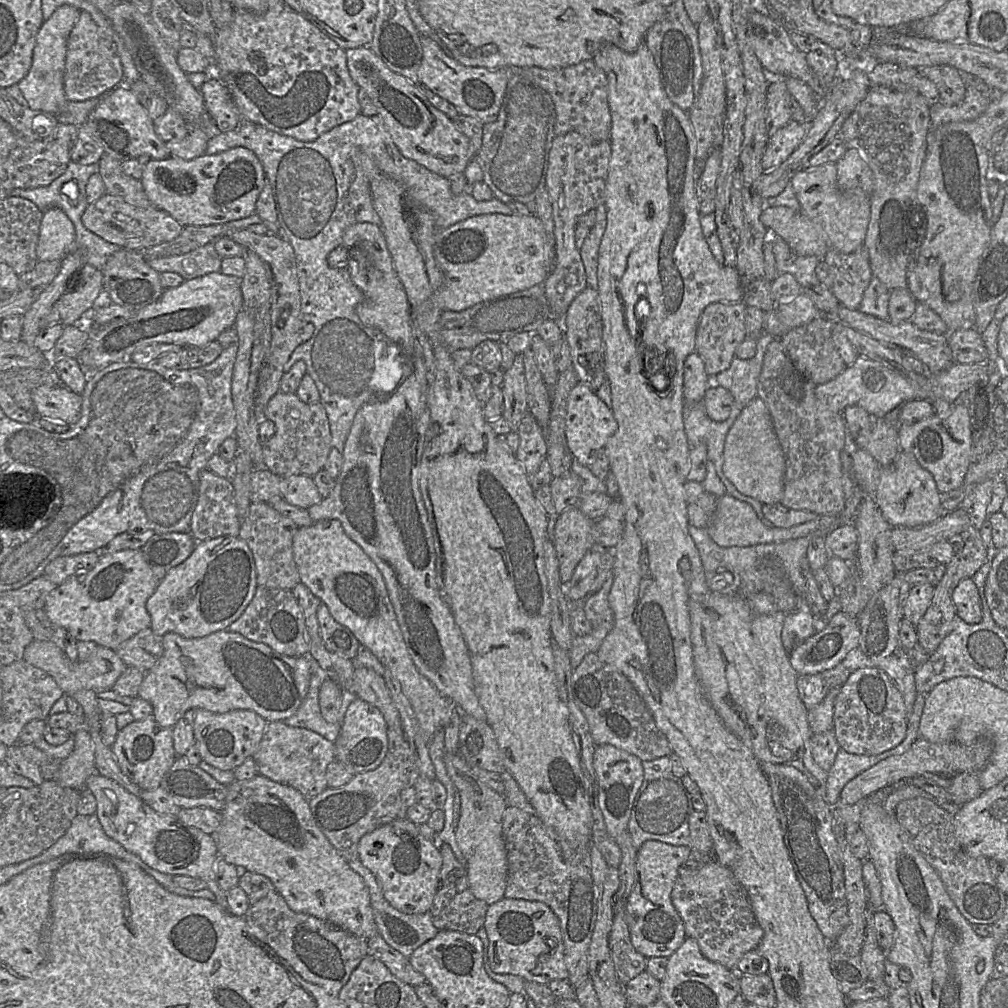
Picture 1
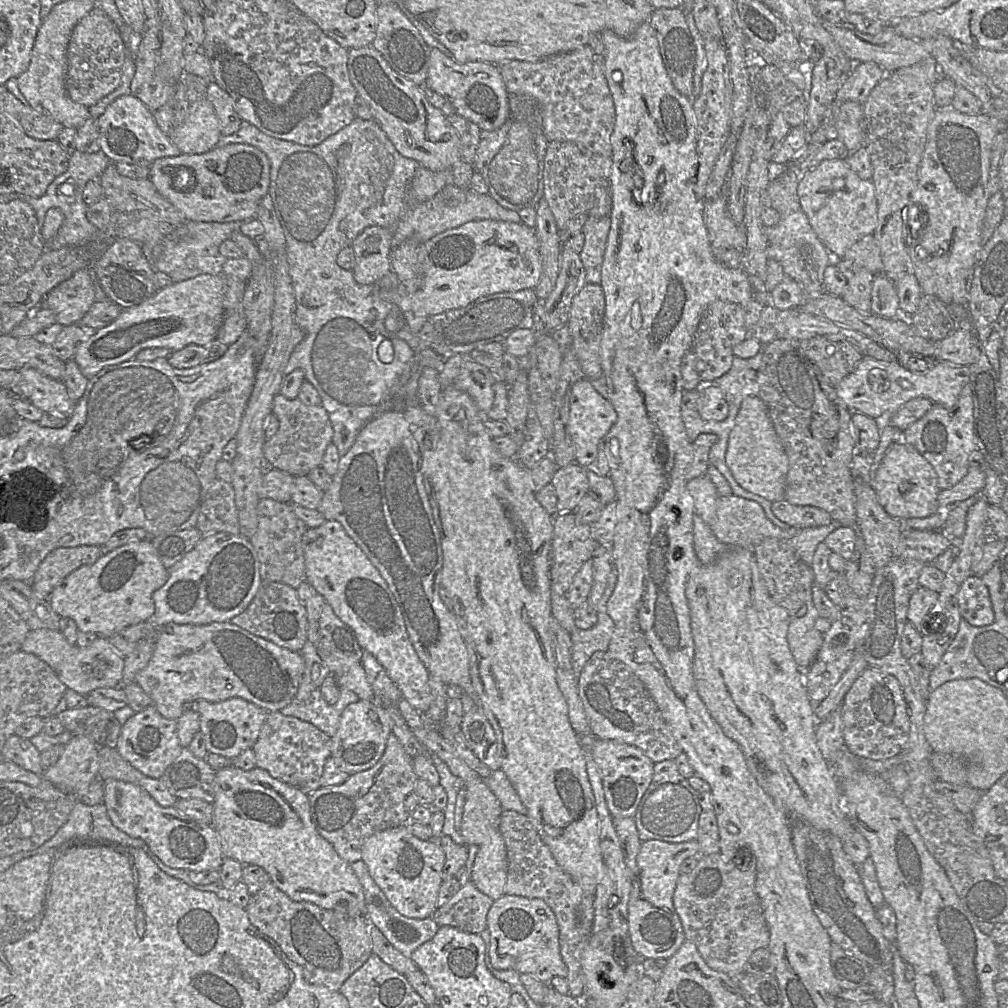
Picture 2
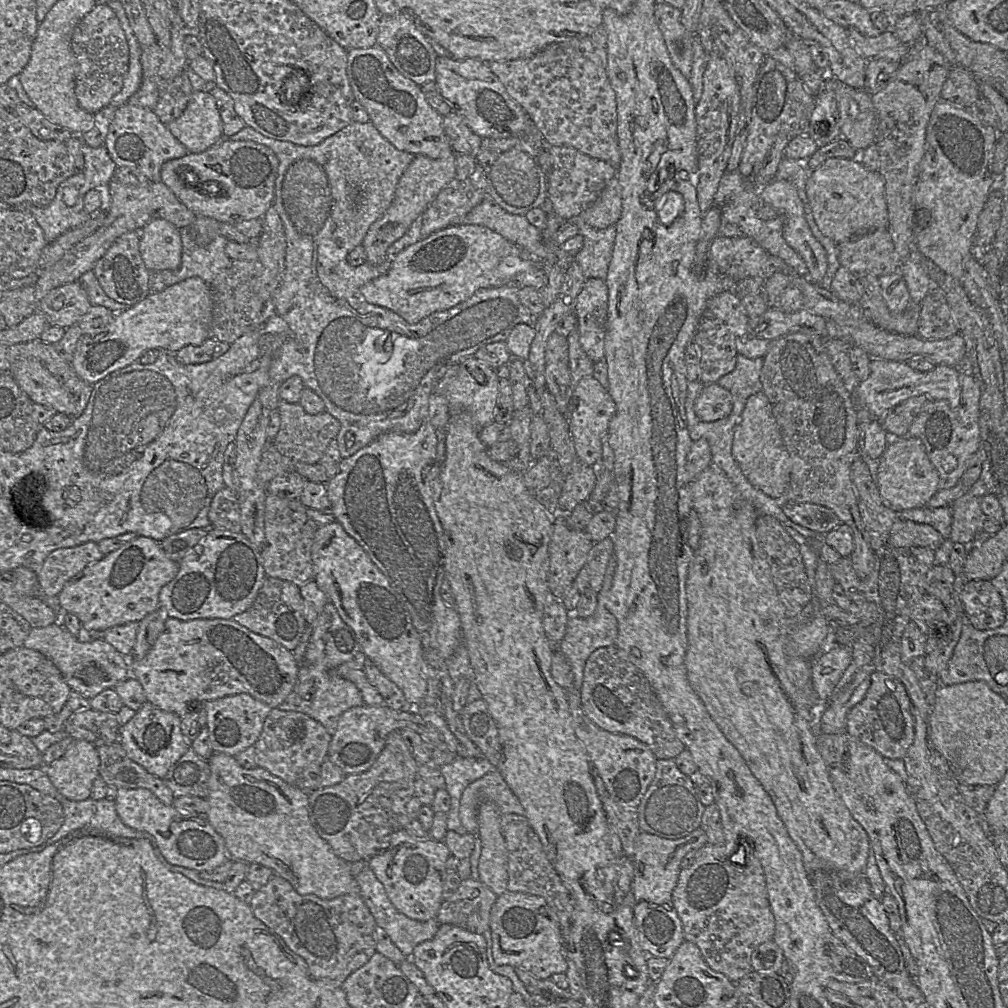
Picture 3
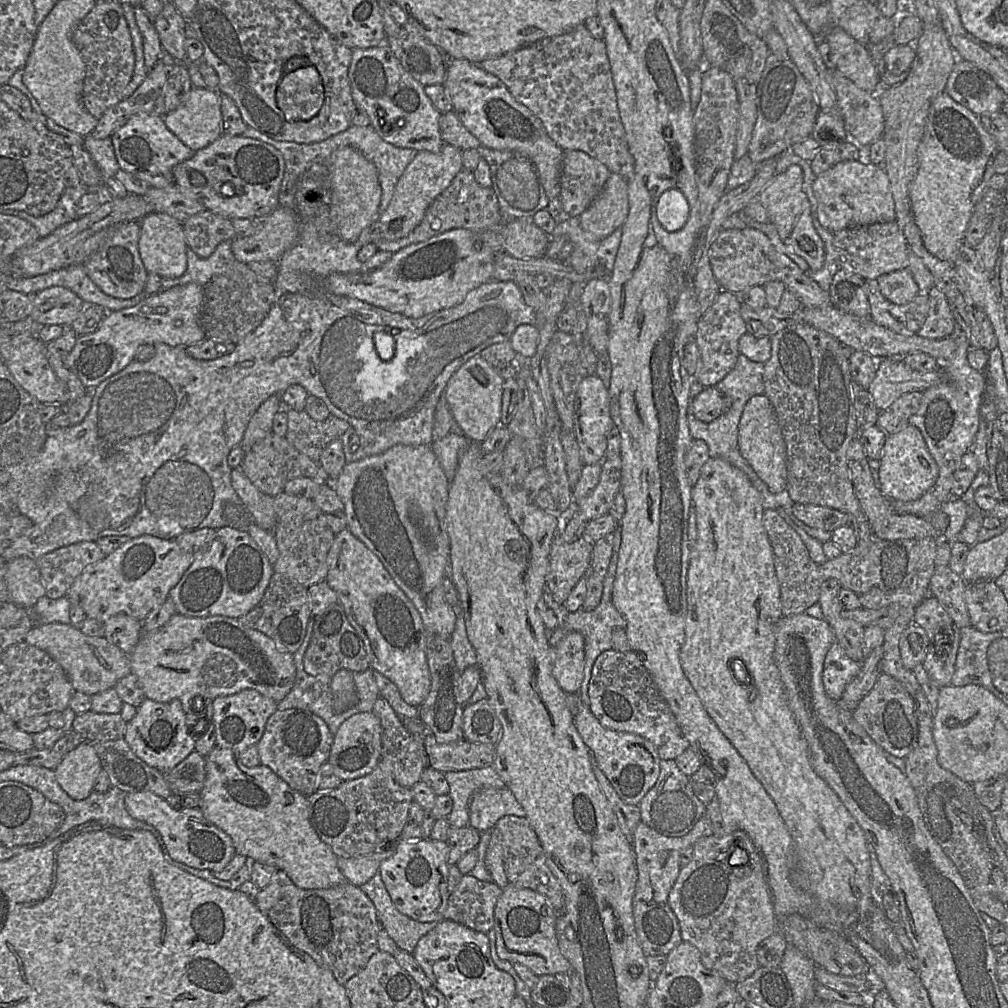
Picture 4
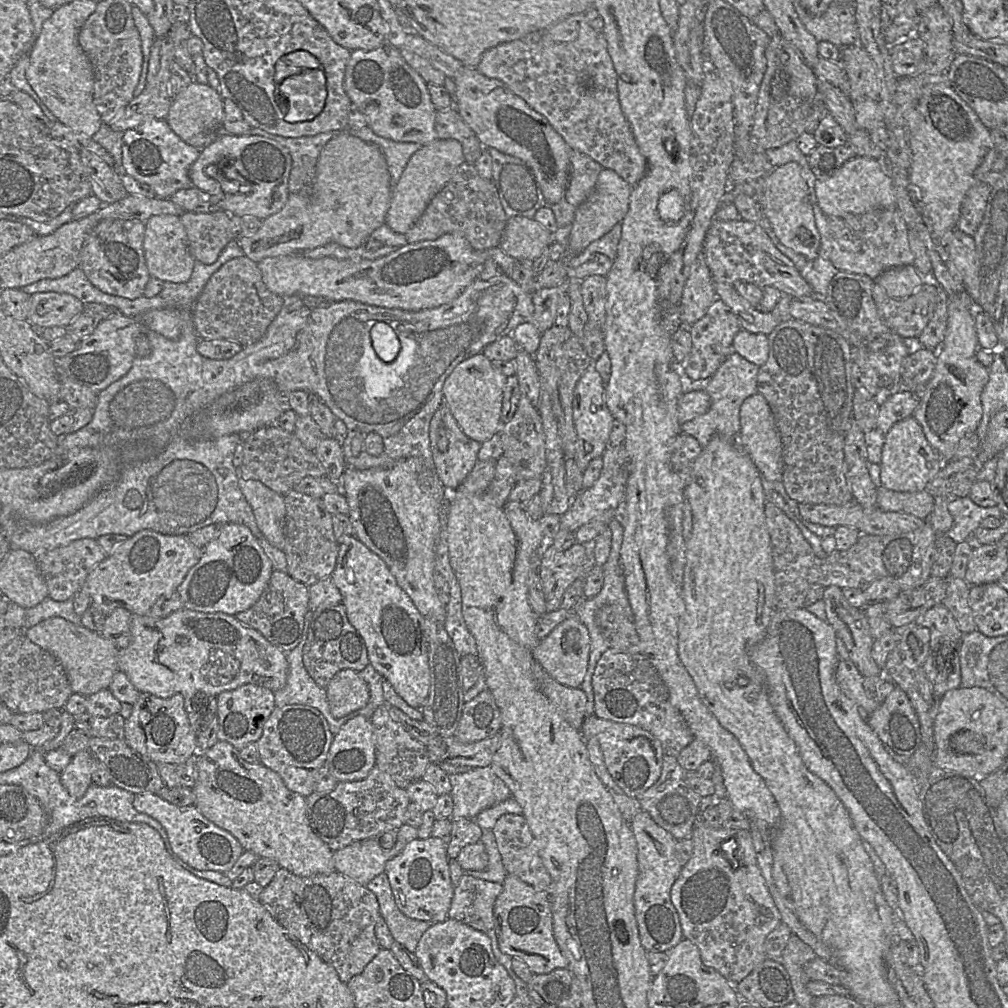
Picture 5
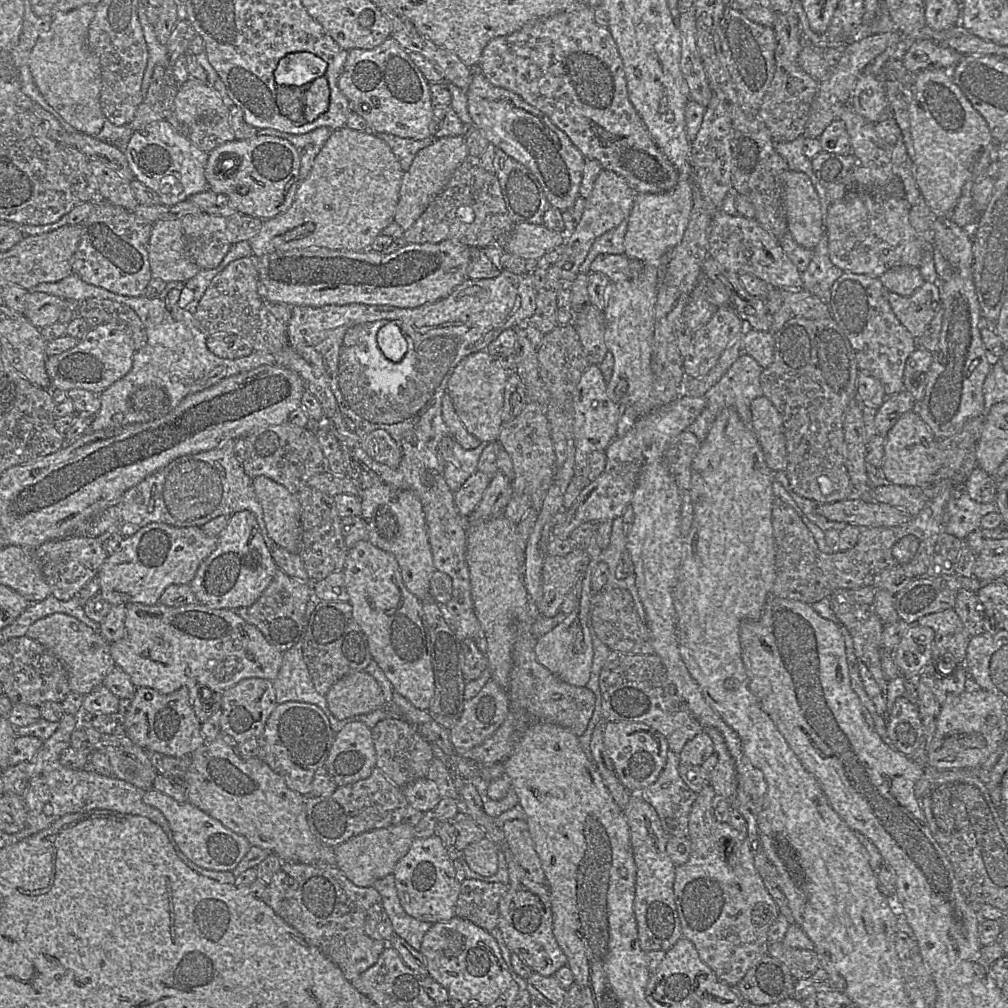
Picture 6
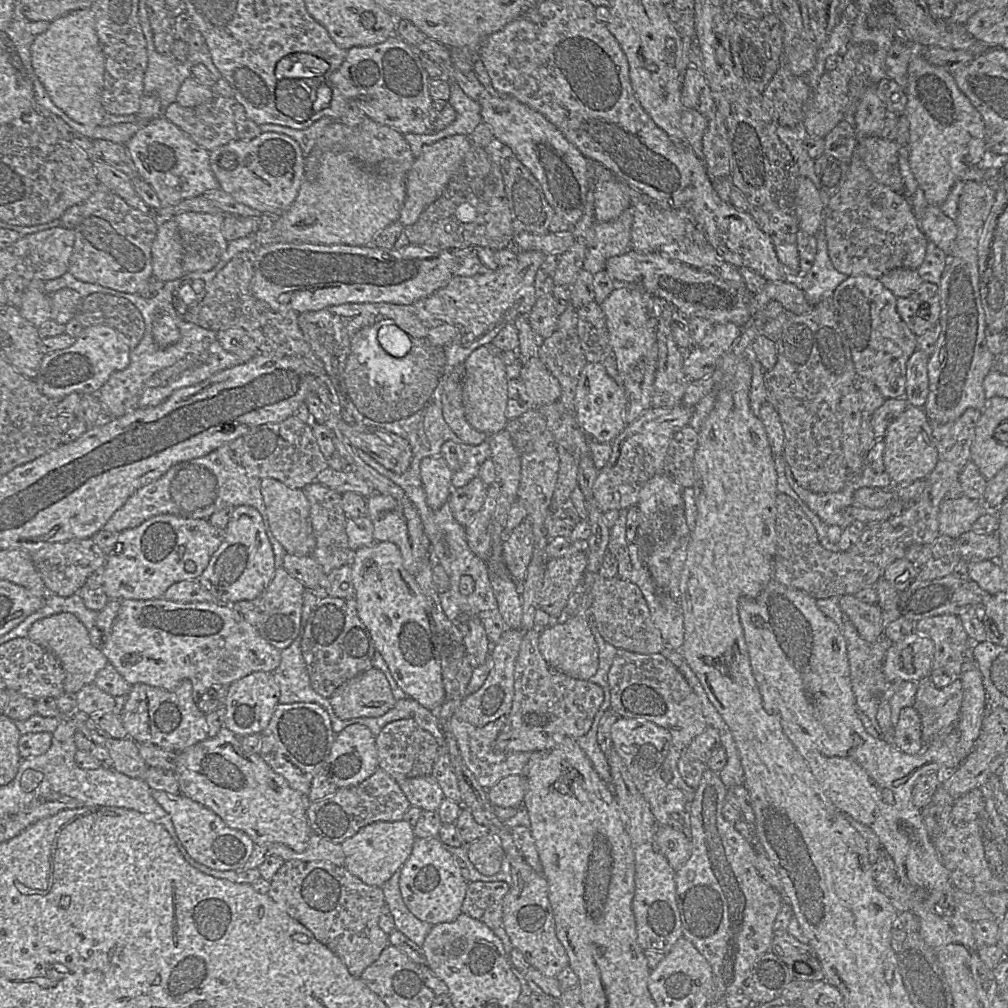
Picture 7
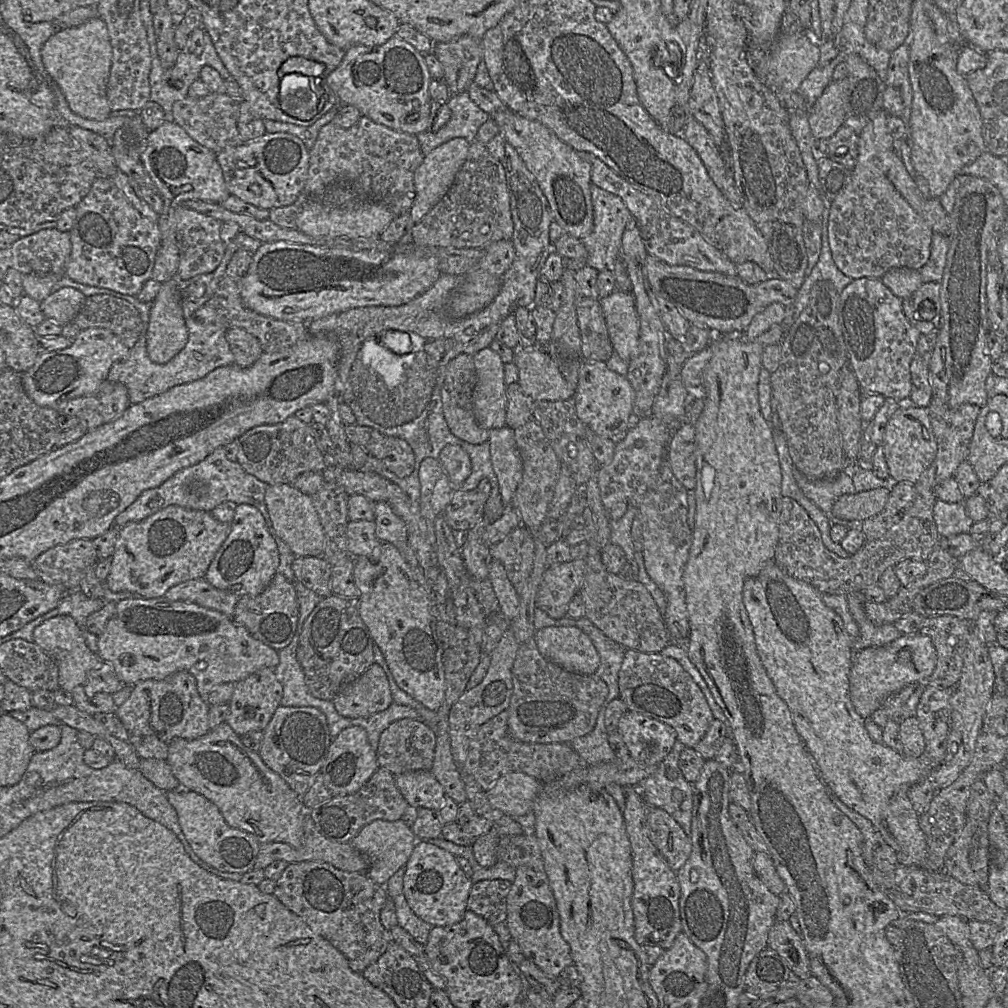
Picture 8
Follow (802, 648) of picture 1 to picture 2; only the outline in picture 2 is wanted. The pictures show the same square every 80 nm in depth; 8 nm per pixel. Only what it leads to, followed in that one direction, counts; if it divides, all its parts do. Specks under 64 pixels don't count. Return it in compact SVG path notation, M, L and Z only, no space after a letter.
M841 609L840 619L833 621L831 627L823 634L823 644L817 653L816 660L831 662L848 651L855 651L861 647L868 630L867 614L862 609Z

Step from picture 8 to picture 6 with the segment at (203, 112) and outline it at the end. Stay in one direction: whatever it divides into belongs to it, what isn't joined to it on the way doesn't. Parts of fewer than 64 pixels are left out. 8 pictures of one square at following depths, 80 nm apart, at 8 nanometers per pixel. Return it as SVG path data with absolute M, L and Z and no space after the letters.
M226 105L225 112L214 112L191 124L179 121L173 109L167 112L164 120L167 120L179 134L185 136L199 149L209 153L215 147L235 140L229 116L229 106Z

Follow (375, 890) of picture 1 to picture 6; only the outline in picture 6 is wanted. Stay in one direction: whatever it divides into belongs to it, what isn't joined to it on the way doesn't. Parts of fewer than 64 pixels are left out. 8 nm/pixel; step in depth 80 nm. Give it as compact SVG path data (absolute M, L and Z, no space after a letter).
M393 873L375 881L372 887L381 896L383 909L391 921L394 935L419 951L424 935L433 924L419 921L403 910L397 895Z

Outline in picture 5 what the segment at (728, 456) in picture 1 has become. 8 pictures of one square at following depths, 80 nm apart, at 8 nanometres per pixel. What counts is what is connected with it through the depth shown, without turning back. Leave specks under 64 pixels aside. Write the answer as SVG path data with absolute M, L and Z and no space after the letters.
M759 393L749 396L740 407L739 443L767 481L782 481L784 471L782 441L770 406Z

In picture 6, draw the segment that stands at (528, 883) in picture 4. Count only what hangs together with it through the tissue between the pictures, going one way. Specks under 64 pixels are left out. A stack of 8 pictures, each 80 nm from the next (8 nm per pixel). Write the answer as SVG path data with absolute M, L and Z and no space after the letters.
M525 820L506 821L501 828L517 864L526 871L532 881L546 885L547 879Z

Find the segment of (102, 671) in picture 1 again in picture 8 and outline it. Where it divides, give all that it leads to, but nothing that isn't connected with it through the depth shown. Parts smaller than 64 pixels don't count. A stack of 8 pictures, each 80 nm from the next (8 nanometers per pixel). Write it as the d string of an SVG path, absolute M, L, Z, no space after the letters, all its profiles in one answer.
M59 615L44 621L34 629L33 640L56 662L59 688L68 692L76 686L84 686L87 673L101 662L97 653L88 648L82 630L69 615Z

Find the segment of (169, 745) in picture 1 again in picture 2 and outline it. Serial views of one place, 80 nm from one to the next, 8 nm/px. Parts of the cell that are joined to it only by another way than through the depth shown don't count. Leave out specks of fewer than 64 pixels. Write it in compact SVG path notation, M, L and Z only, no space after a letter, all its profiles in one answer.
M154 705L135 713L122 727L116 746L119 754L145 776L160 779L182 752L177 720L164 718Z

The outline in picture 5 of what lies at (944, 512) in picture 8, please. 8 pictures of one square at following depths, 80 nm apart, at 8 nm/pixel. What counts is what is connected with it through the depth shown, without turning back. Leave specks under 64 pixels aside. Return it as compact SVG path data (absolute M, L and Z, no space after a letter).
M969 496L949 502L948 510L953 517L953 525L947 535L957 543L967 541L973 536L987 517L993 516L1002 520L1005 518L997 505L981 507Z

